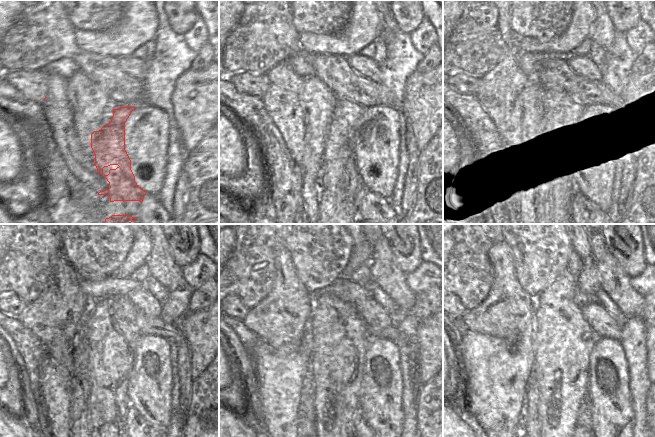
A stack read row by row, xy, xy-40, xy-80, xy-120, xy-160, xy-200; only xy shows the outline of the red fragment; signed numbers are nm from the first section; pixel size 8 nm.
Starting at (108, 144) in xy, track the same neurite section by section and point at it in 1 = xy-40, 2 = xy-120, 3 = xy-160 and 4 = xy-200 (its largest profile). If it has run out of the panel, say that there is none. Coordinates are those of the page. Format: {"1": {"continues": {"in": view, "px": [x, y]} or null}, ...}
{"1": {"continues": {"in": "xy-40", "px": [350, 188]}}, "2": {"continues": {"in": "xy-120", "px": [112, 342]}}, "3": {"continues": {"in": "xy-160", "px": [340, 337]}}, "4": {"continues": {"in": "xy-200", "px": [564, 342]}}}

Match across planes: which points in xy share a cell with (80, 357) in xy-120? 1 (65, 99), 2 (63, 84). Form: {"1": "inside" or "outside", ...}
{"1": "outside", "2": "outside"}

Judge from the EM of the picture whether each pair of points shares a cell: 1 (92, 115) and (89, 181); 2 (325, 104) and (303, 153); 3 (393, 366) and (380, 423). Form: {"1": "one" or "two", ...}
{"1": "one", "2": "one", "3": "one"}

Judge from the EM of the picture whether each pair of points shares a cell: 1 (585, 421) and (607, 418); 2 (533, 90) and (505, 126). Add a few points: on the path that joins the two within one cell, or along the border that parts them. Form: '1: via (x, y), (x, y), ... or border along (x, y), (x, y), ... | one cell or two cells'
1: border along (588, 397), (590, 400), (591, 426) | two cells
2: via (532, 101), (532, 106), (516, 122) | one cell

